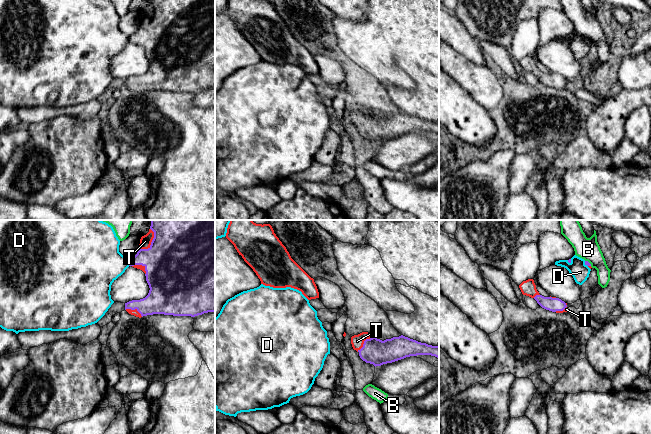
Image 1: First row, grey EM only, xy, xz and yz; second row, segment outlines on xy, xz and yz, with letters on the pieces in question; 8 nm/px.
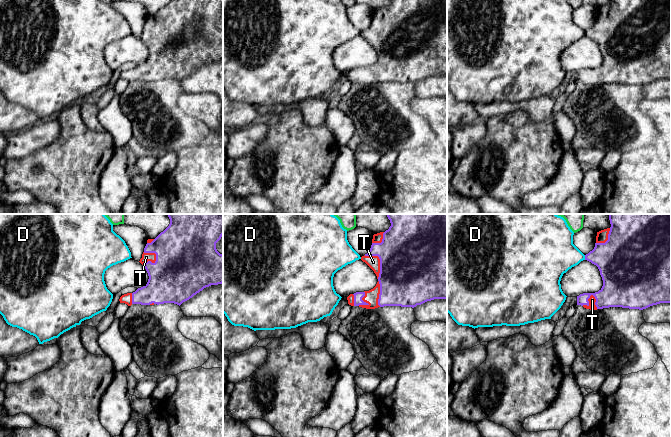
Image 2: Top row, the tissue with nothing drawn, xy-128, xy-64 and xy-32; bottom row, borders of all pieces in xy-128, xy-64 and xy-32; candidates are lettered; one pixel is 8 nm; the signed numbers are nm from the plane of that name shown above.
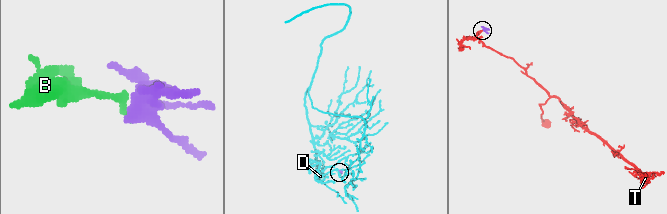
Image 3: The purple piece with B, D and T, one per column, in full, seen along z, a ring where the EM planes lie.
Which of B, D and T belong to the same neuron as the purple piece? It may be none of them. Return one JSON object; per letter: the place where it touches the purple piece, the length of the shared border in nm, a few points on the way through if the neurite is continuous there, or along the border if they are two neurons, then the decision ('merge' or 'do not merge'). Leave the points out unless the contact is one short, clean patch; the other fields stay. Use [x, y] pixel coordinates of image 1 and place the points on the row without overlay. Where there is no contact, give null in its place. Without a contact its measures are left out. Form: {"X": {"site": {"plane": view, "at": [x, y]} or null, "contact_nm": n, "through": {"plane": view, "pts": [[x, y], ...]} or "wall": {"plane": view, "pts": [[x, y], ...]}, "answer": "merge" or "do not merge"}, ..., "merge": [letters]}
{"B": {"site": {"plane": "yz", "at": [588, 38]}, "contact_nm": 70, "answer": "do not merge"}, "D": {"site": {"plane": "xy", "at": [129, 39]}, "contact_nm": 50, "wall": {"plane": "xy", "pts": [[127, 36], [129, 41]]}, "answer": "do not merge"}, "T": {"site": {"plane": "xy", "at": [151, 18]}, "contact_nm": 200, "answer": "merge"}, "merge": ["T"]}

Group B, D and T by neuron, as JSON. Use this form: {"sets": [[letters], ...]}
{"sets": [["B"], ["D"], ["T"]]}

